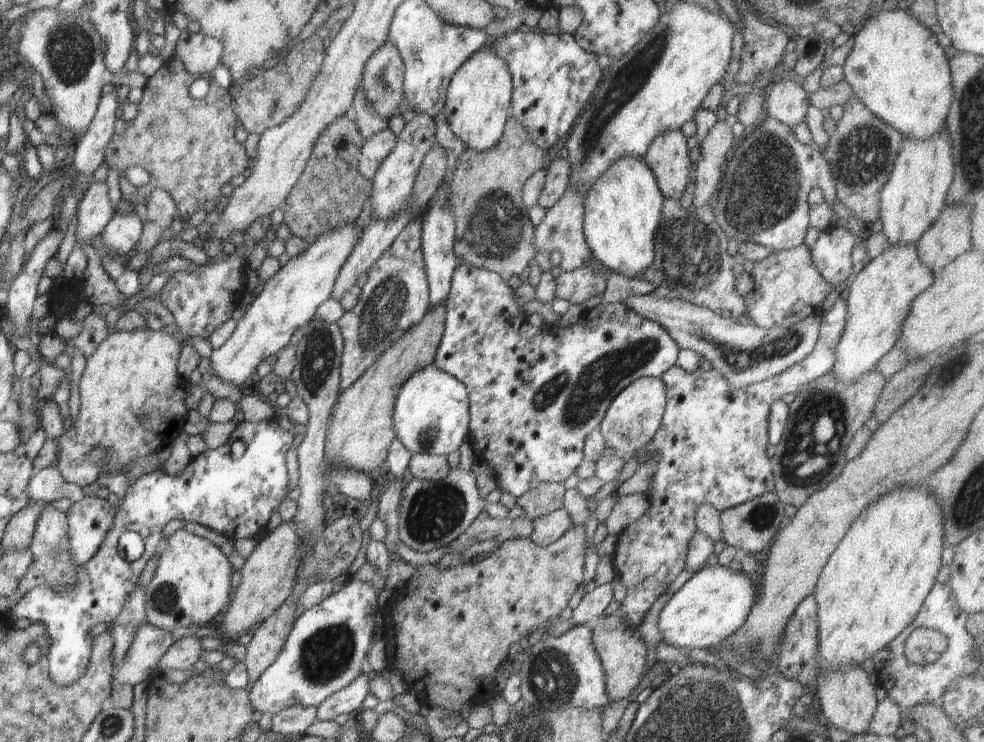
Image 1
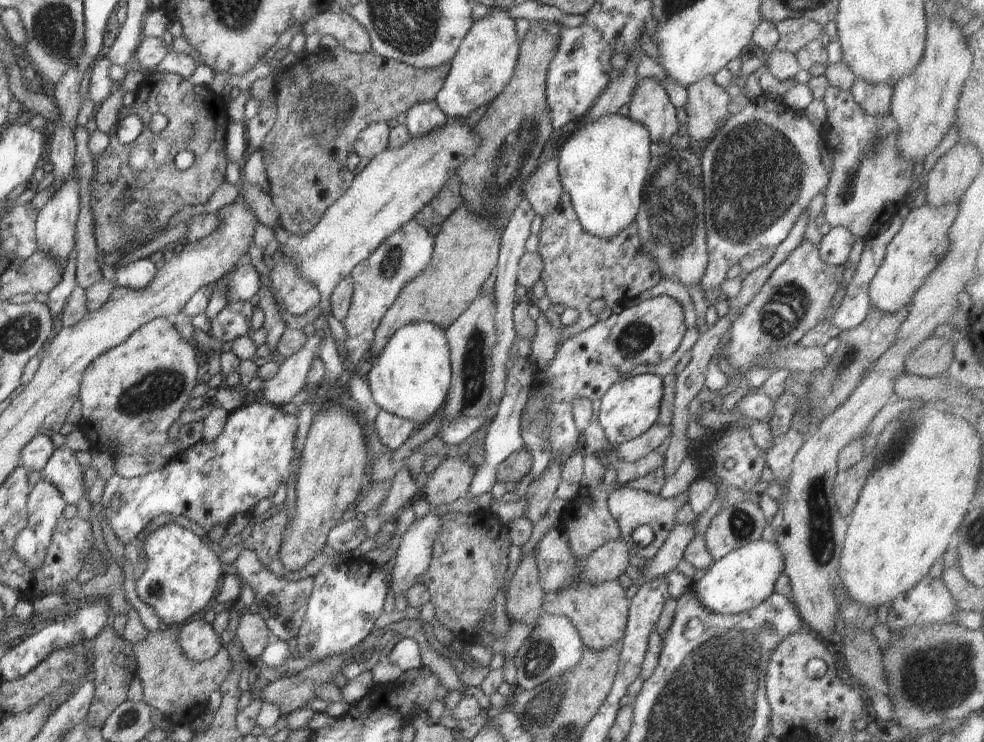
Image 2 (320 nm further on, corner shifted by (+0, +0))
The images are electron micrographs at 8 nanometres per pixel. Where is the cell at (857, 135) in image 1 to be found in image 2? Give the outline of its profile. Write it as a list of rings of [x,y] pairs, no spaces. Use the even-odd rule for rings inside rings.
[[[855,79],[849,91],[852,98],[869,115],[885,115],[890,113],[890,99],[893,93],[892,83],[870,84],[862,79]]]

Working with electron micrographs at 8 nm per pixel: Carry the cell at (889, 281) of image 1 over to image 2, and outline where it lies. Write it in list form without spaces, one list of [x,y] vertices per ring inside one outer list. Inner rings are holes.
[[[960,200],[933,207],[927,202],[913,207],[888,245],[885,259],[869,284],[872,307],[893,313],[910,304],[925,278],[941,263],[950,248],[949,232],[959,211]]]

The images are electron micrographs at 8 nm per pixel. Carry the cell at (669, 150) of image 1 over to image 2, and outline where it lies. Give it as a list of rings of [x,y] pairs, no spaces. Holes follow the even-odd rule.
[[[645,77],[637,83],[629,100],[628,108],[630,118],[643,124],[649,130],[652,142],[668,143],[670,137],[678,131],[677,108],[672,105],[665,88],[652,77]]]

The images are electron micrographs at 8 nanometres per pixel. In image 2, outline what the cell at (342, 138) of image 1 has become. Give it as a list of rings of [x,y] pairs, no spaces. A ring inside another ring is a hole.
[[[338,45],[335,49],[320,46],[316,52],[306,52],[306,54],[300,57],[294,64],[281,69],[280,72],[282,70],[285,71],[279,76],[279,80],[273,86],[277,104],[276,120],[274,126],[272,126],[272,130],[268,132],[266,138],[262,141],[260,151],[262,152],[268,182],[271,186],[270,196],[280,214],[282,227],[293,235],[301,235],[310,232],[320,222],[326,210],[328,210],[328,208],[336,202],[336,199],[340,198],[352,184],[355,175],[347,167],[347,158],[350,151],[353,150],[353,144],[360,132],[369,124],[380,121],[387,122],[391,118],[397,118],[400,114],[406,114],[406,111],[417,102],[435,100],[438,91],[444,84],[444,79],[448,76],[450,67],[451,63],[446,63],[436,68],[422,70],[400,61],[385,59],[383,56],[377,55],[374,51],[356,54]]]

